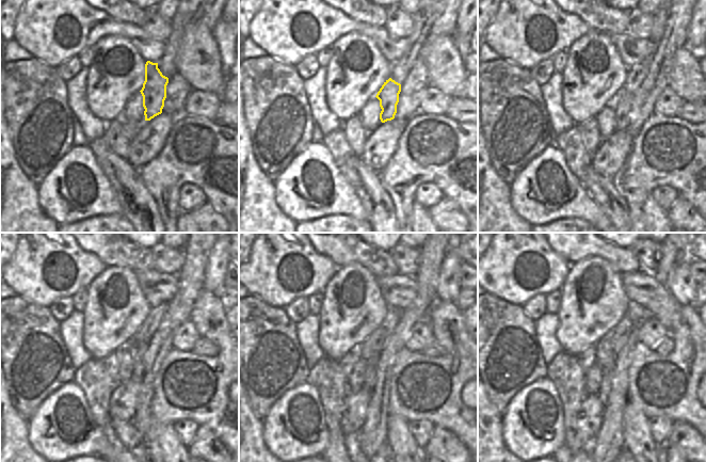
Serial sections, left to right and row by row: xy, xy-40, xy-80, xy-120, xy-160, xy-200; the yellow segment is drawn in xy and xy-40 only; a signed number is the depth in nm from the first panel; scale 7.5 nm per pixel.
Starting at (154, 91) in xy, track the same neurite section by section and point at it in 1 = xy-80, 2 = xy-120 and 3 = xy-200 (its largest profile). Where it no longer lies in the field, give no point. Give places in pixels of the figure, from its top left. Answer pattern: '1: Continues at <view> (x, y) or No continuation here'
1: Continues at xy-80 (622, 104)
2: Continues at xy-120 (138, 353)
3: Continues at xy-200 (606, 385)

